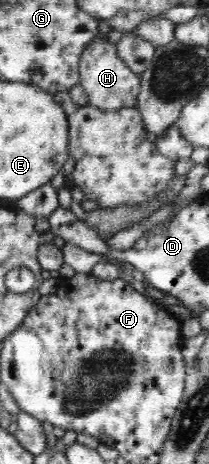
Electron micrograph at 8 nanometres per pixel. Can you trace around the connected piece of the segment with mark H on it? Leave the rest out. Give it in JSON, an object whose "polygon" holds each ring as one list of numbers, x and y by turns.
{"polygon":[[108,37,94,38,82,52,79,61,79,83,84,86,86,95,88,96,89,105,104,112,116,111,124,109,124,107,134,107,140,91,141,79,140,75,134,73,118,55,116,44,111,43]]}

